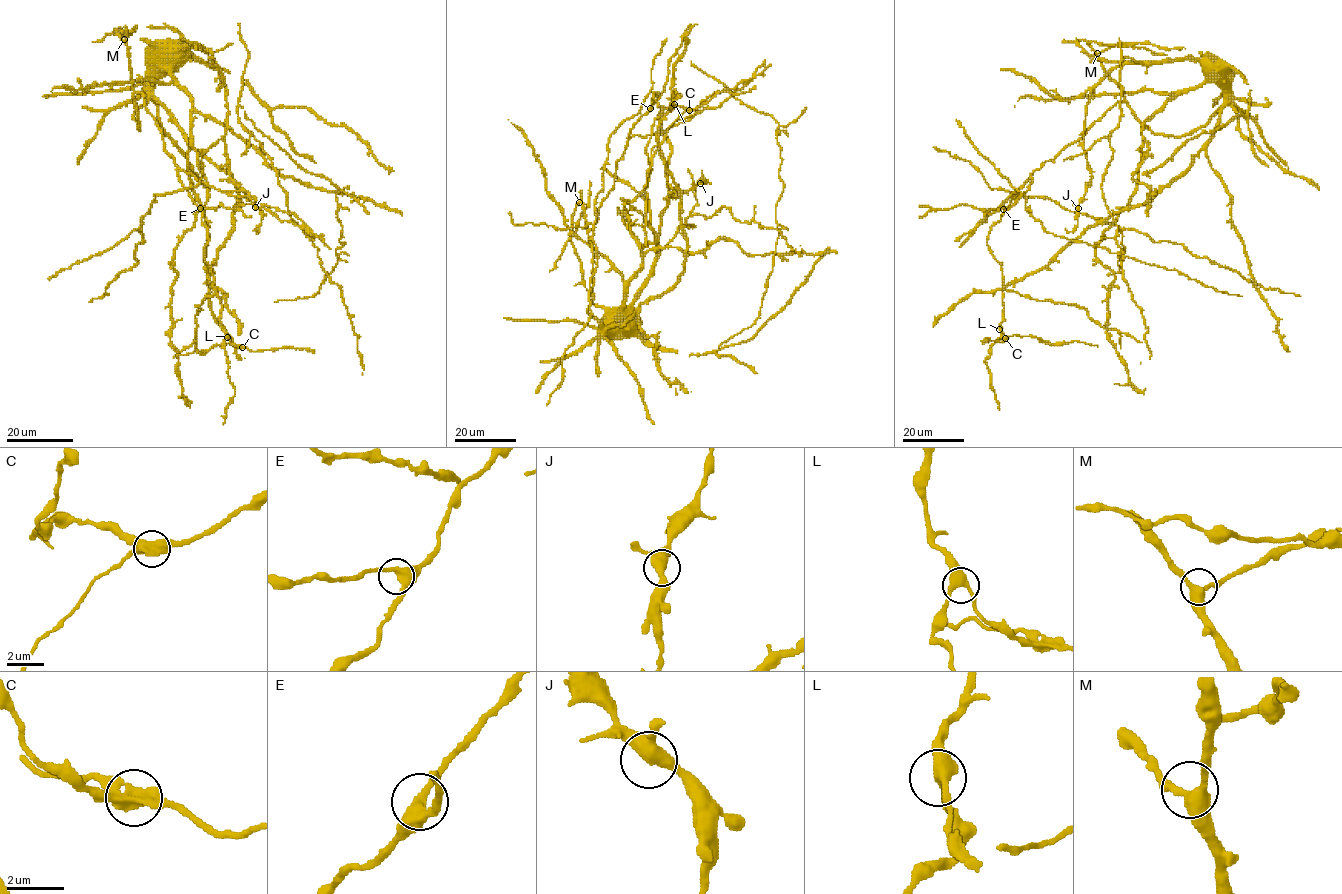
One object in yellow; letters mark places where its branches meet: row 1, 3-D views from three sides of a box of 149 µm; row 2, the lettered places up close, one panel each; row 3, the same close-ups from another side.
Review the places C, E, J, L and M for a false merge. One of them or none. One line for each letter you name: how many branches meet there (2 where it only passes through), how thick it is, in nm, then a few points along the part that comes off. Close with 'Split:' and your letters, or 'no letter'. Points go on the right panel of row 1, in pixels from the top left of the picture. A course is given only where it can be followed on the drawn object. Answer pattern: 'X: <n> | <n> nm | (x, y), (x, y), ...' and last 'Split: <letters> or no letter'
C: 3 | 420 nm | (1005, 339), (1013, 335), (1038, 337), (1052, 345), (1079, 341), (1098, 347)
Split: C

